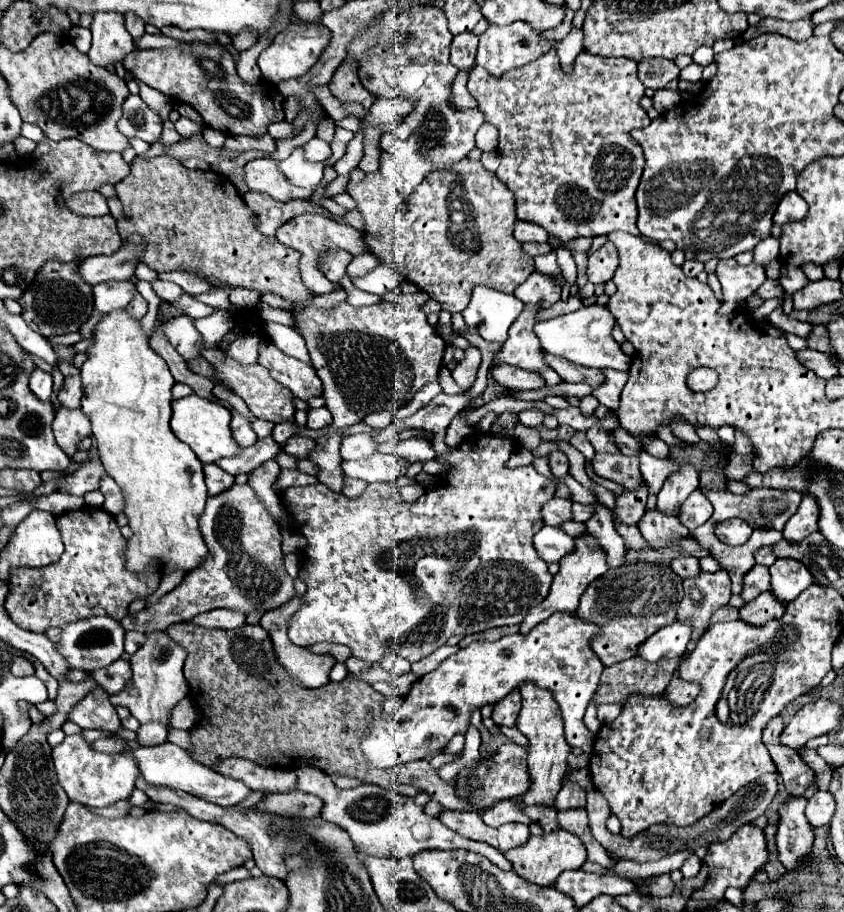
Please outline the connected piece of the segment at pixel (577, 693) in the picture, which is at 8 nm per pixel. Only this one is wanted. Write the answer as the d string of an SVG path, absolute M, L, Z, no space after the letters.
M556 613L536 625L528 635L518 633L506 635L494 643L470 643L412 685L400 709L394 713L394 721L384 721L382 717L372 721L368 735L362 739L362 751L368 763L388 769L398 763L436 755L456 733L466 733L474 709L488 703L494 705L524 681L534 681L538 687L554 693L562 709L566 741L572 747L590 753L594 735L586 729L582 717L604 671L604 665L590 649L590 639L596 631L596 625L586 623L576 615Z

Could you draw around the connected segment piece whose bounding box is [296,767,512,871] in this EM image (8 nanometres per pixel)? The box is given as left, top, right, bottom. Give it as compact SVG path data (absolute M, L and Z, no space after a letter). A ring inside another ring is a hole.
M300 767L296 769L298 775L298 789L312 793L324 801L322 817L330 823L340 825L346 829L356 843L356 849L362 855L376 855L376 857L412 857L424 849L472 849L488 857L492 863L500 865L504 871L512 869L512 863L494 847L478 841L464 839L462 835L454 833L446 825L440 823L436 817L428 817L422 813L422 807L414 803L412 797L398 795L392 789L382 789L378 785L358 785L352 789L338 789L330 785L330 777L316 769L316 767Z

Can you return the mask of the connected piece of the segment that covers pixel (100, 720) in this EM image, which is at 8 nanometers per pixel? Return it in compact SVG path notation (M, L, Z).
M102 687L92 689L92 693L88 693L88 697L84 697L84 701L70 711L68 719L82 729L104 729L114 733L120 727L116 709L108 701L108 693Z

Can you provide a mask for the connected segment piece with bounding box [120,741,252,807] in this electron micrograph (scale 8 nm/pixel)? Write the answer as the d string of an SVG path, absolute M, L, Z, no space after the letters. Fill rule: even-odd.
M168 741L158 745L158 747L136 747L136 749L128 747L128 749L122 749L120 753L128 753L134 757L140 773L146 777L148 783L164 785L164 787L172 787L172 789L182 789L190 795L196 795L196 797L210 801L210 803L216 803L220 807L234 807L240 801L244 801L246 795L252 793L242 781L236 781L236 779L230 779L230 777L224 777L220 773L210 771L206 765L196 763L184 749L180 749L178 745L168 743Z

